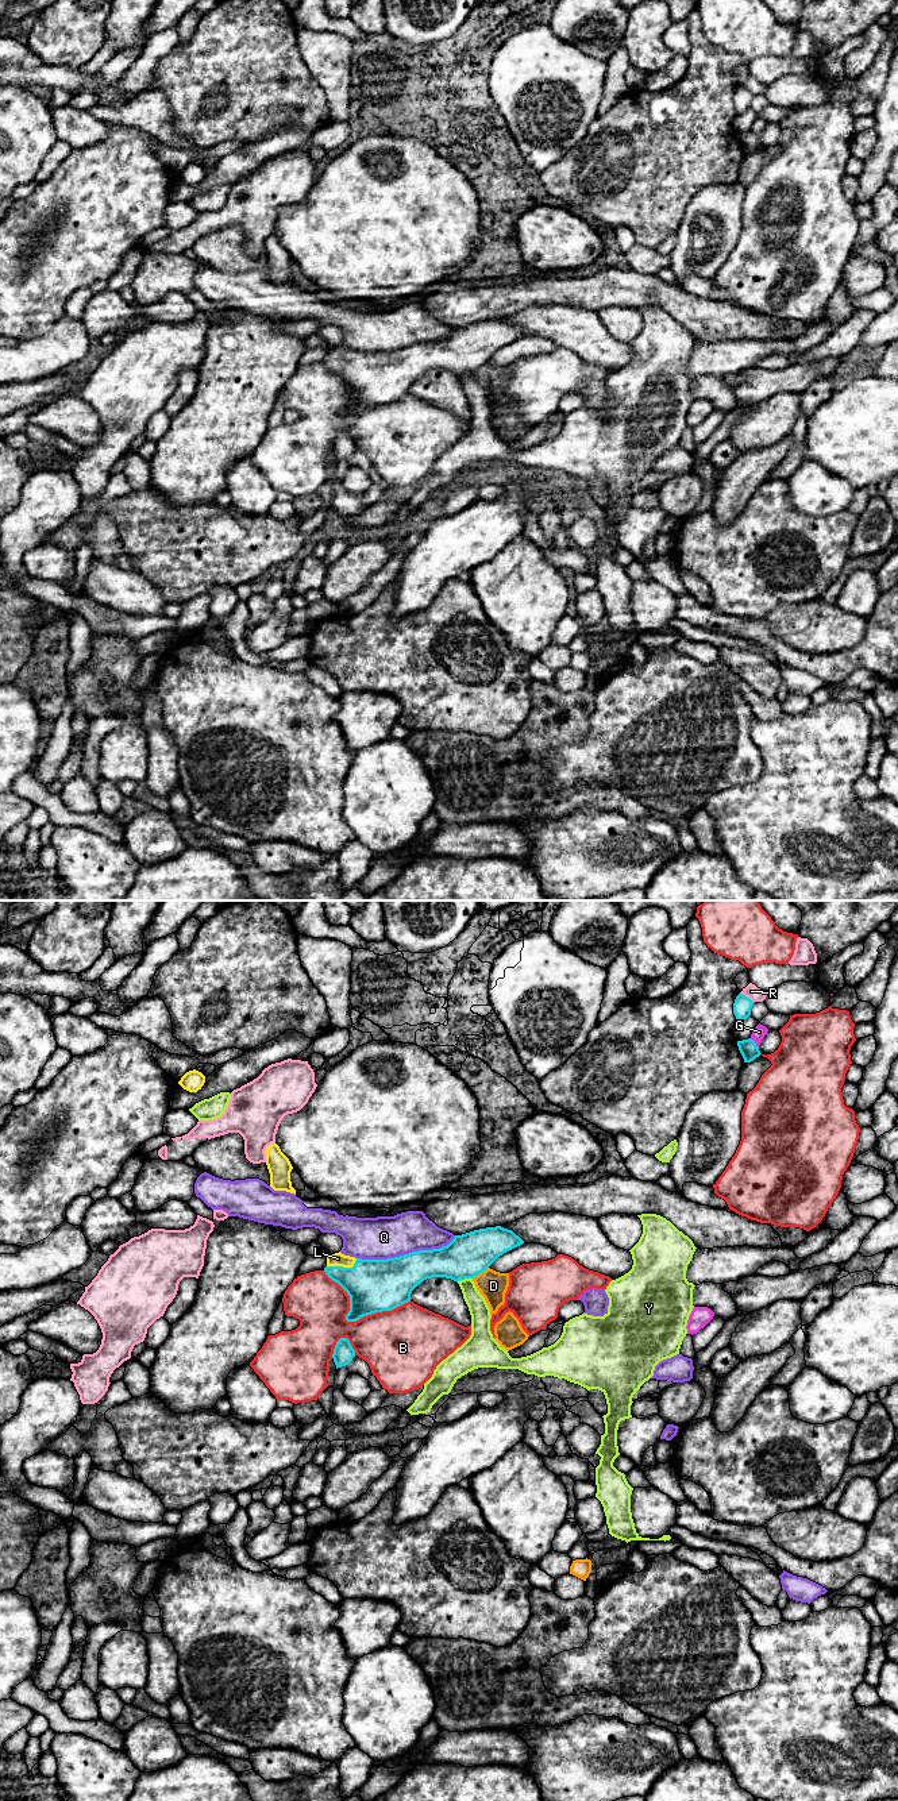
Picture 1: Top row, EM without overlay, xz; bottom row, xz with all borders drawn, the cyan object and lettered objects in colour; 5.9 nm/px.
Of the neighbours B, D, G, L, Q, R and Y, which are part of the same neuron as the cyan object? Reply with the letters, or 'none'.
L

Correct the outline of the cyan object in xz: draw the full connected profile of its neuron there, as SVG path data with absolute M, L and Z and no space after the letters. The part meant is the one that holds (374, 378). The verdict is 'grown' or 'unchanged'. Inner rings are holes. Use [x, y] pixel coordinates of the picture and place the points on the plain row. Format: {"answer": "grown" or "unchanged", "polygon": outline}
{"answer": "grown", "polygon": "M501 319L474 323L440 342L419 343L388 352L362 352L340 344L327 348L325 367L350 389L347 414L392 404L411 394L412 383L424 373L474 371L500 348L523 338L512 323Z"}

